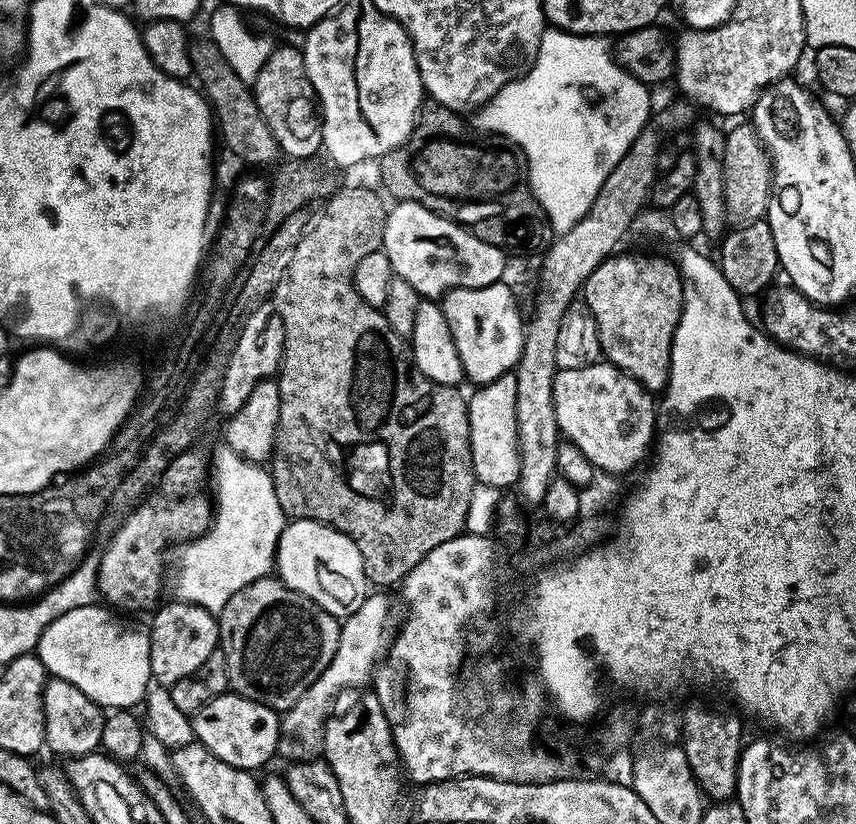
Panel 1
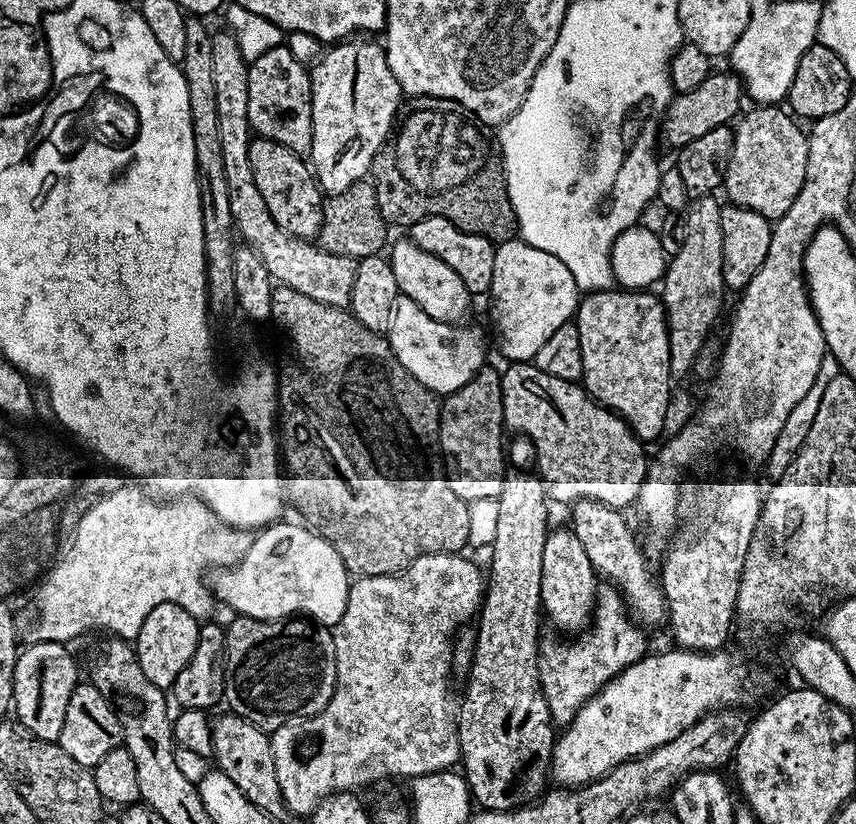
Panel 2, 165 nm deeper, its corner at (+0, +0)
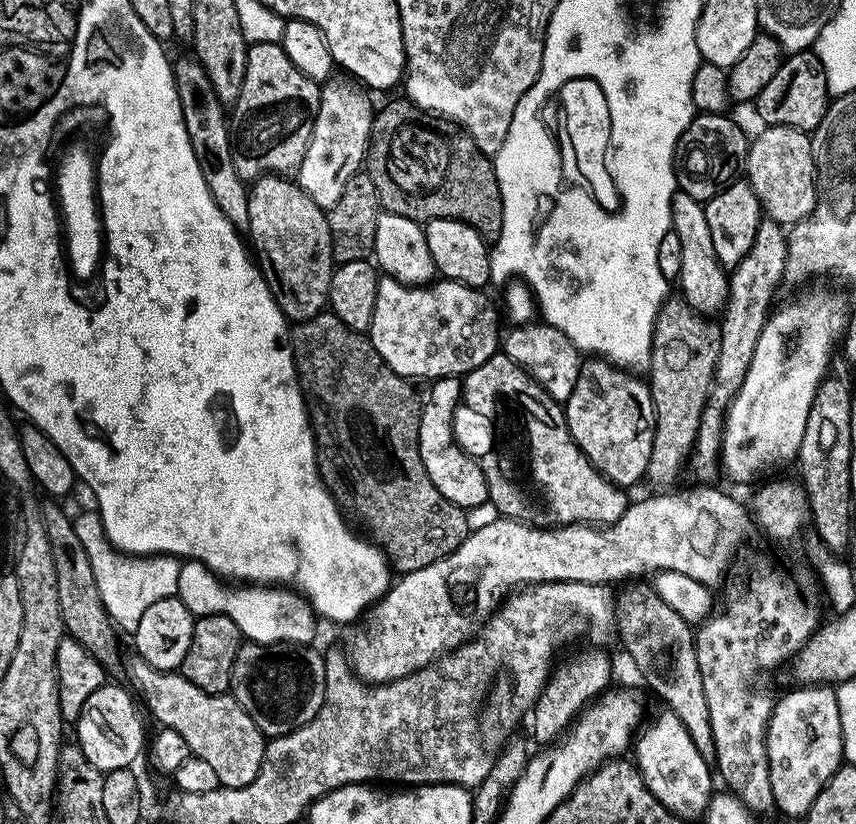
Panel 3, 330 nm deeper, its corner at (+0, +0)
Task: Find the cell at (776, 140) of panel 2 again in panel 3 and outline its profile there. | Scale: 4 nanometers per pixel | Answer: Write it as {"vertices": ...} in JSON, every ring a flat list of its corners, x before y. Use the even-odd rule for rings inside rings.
{"vertices":[[781,124,761,129,748,145,746,179,760,199,763,215,791,226,805,220,816,208,816,159,812,153,812,138,805,129]]}

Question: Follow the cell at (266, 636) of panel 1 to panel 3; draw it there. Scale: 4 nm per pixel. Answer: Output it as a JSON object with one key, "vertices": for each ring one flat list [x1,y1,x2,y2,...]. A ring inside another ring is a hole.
{"vertices":[[241,643,232,667,230,695,254,718,265,737,285,736,318,714,326,694,324,656,306,644]]}

